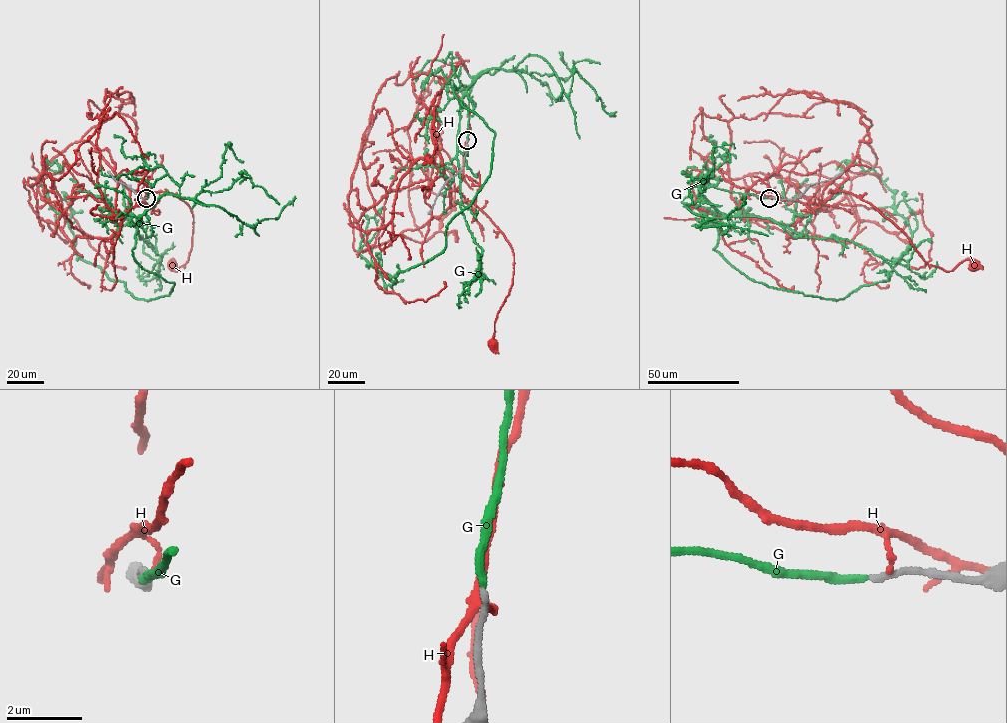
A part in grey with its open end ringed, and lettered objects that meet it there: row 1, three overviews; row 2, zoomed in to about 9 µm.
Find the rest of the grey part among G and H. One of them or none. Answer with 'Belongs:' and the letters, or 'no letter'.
Belongs: G

